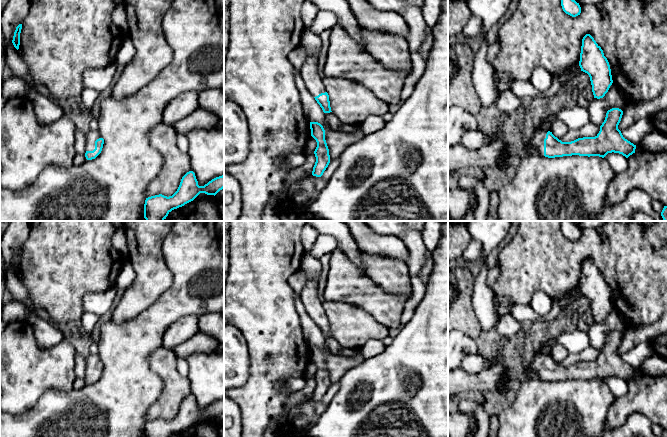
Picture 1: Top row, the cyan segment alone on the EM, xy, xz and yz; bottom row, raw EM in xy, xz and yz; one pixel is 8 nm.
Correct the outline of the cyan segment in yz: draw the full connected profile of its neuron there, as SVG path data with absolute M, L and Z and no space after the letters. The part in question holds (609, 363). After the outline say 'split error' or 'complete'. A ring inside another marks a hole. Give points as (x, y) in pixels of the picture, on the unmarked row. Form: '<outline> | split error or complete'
M619 332L608 334L595 361L578 362L571 366L562 366L550 355L538 355L526 366L526 380L536 373L539 379L548 382L572 379L604 382L612 376L628 382L635 377L636 369L625 363L618 353L622 339L623 335Z | split error

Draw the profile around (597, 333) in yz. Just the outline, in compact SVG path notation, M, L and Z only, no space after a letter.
M613 306L603 322L594 322L590 325L588 337L589 346L601 350L605 344L606 337L612 332L619 332L624 335L631 327L627 326L624 319Z

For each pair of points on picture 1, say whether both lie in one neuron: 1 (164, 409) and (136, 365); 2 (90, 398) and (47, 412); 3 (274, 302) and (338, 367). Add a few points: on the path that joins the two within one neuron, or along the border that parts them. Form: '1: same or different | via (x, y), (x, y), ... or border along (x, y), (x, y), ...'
1: different | border along (158, 375), (163, 381), (163, 391), (145, 419)
2: same | via (79, 408), (70, 408), (66, 412), (58, 412)
3: different | border along (295, 308), (302, 335), (310, 345)

